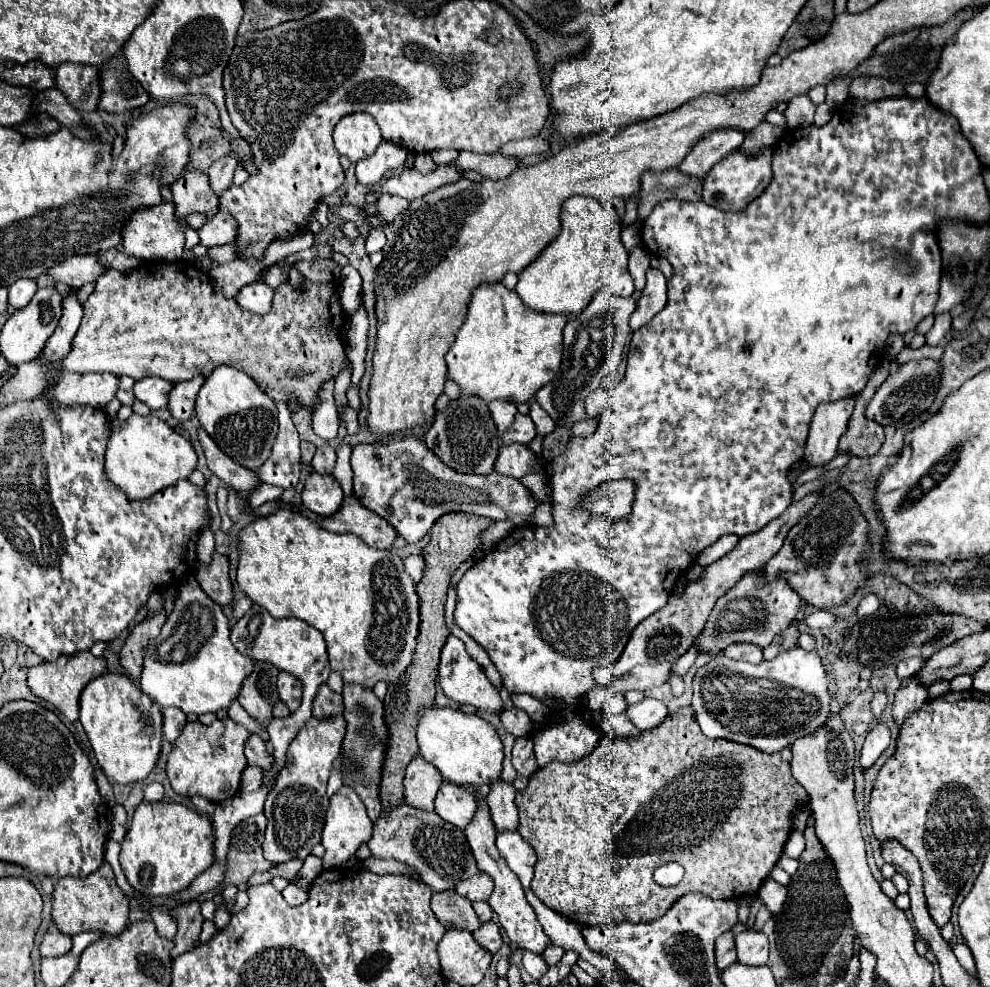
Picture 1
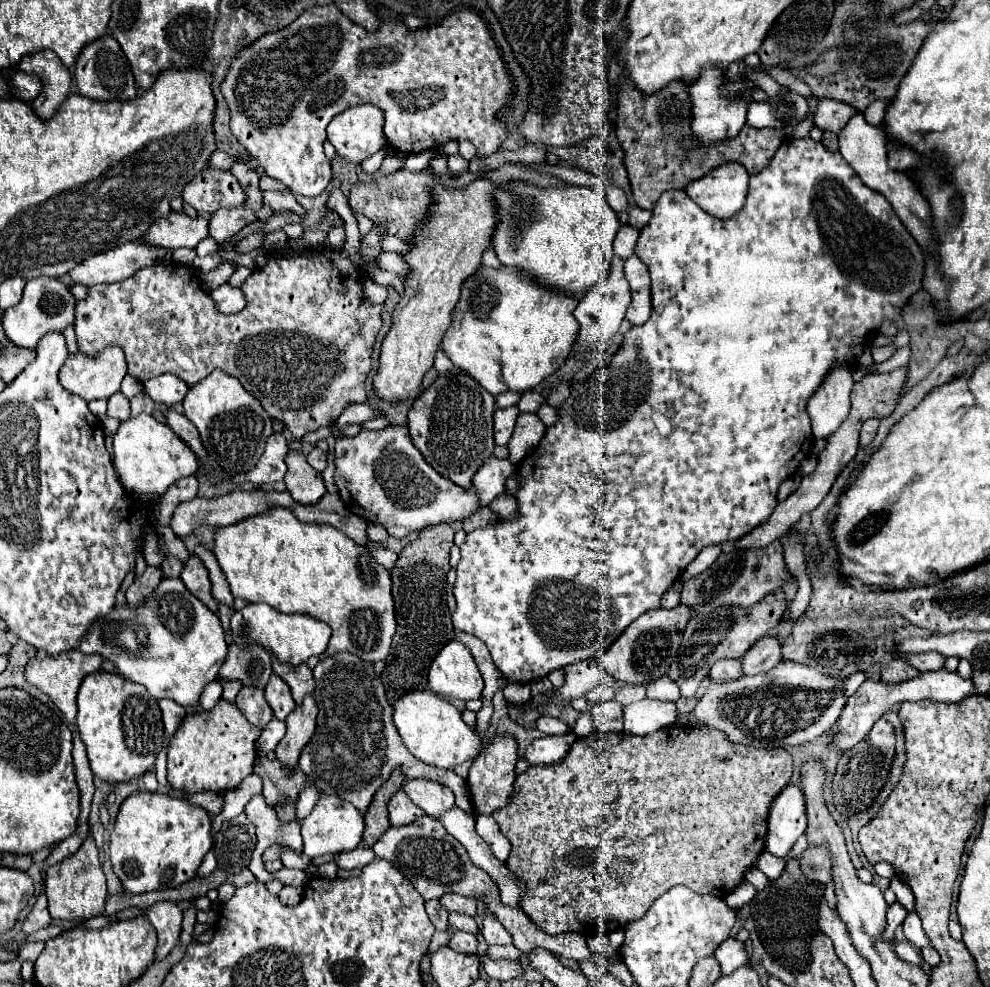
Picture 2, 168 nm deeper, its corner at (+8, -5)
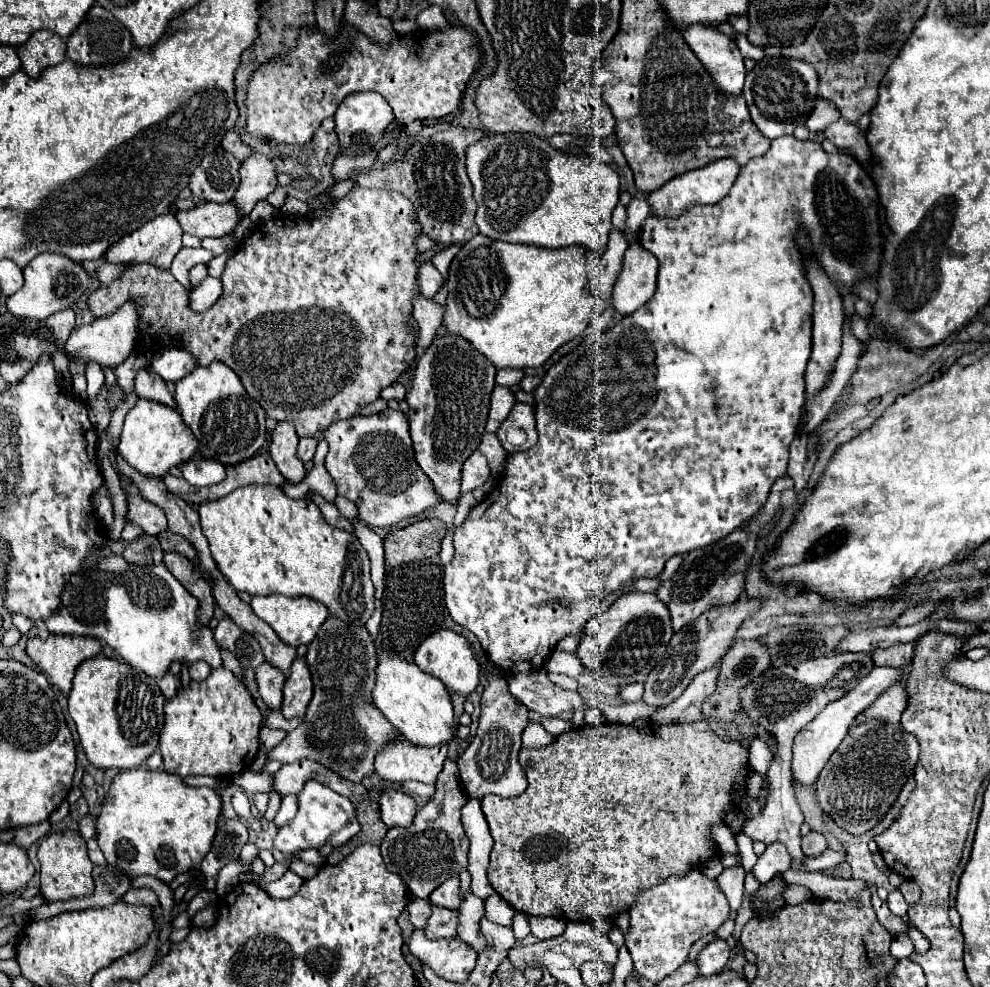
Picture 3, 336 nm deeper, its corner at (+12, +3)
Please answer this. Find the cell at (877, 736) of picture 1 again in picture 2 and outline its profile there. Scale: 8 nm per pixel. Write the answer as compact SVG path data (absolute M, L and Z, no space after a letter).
M881 718L875 722L871 732L861 740L861 744L857 744L853 750L843 752L837 762L837 770L831 780L831 784L833 784L831 796L833 796L835 808L841 816L851 818L851 816L855 816L855 812L863 812L875 802L875 798L879 796L879 792L883 790L883 786L889 778L893 758L895 758L895 730L889 720Z

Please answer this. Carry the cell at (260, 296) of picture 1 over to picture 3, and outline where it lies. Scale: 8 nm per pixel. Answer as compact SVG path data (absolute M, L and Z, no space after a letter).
M205 278L199 286L195 286L191 290L189 304L191 304L191 308L195 312L205 312L205 310L209 310L221 298L221 292L223 292L221 280L217 280L217 278Z

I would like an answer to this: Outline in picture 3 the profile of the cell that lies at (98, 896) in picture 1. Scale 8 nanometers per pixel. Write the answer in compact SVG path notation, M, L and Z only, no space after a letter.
M65 830L49 834L41 840L37 858L41 864L41 894L45 896L45 900L71 900L89 896L89 892L93 892L93 862L87 854L87 842L81 838L79 832Z

